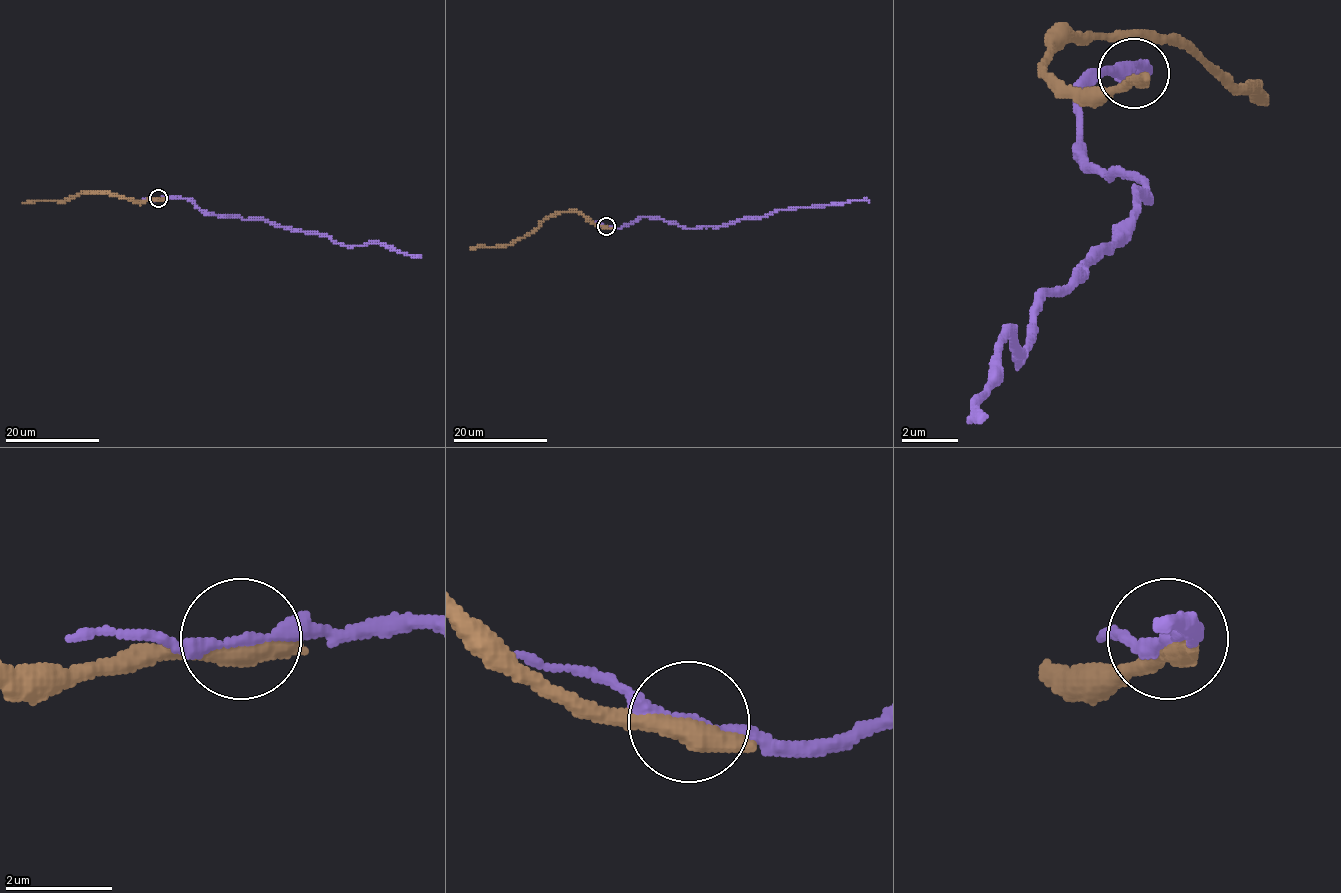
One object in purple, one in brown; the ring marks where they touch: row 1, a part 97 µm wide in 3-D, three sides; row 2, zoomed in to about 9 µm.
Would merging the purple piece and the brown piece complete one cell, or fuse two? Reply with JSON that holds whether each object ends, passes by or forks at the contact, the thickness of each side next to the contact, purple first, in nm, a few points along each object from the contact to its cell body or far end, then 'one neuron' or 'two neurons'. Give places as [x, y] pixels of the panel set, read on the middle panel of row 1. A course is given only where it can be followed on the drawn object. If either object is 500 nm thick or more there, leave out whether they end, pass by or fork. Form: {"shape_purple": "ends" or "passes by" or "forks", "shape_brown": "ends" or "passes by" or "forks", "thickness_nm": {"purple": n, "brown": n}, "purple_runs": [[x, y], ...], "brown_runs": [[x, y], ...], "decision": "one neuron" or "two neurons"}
{"shape_purple": "passes by", "shape_brown": "passes by", "thickness_nm": {"purple": 180, "brown": 360}, "purple_runs": [[605, 226], [626, 226], [641, 217], [685, 228], [718, 226], [796, 206], [869, 202]], "brown_runs": [[605, 226], [592, 224], [577, 211], [552, 213], [531, 232], [510, 244], [470, 249]], "decision": "one neuron"}

